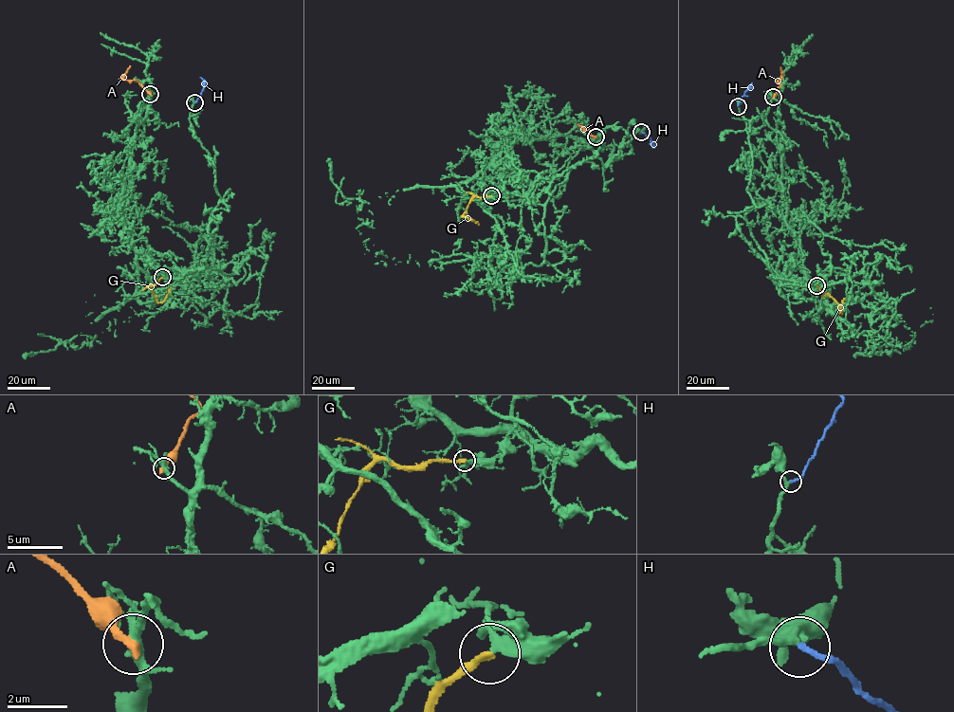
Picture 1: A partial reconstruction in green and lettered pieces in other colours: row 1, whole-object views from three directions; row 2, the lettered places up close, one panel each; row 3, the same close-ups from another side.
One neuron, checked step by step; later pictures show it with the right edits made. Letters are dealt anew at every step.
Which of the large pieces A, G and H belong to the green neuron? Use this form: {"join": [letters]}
{"join": ["H"]}

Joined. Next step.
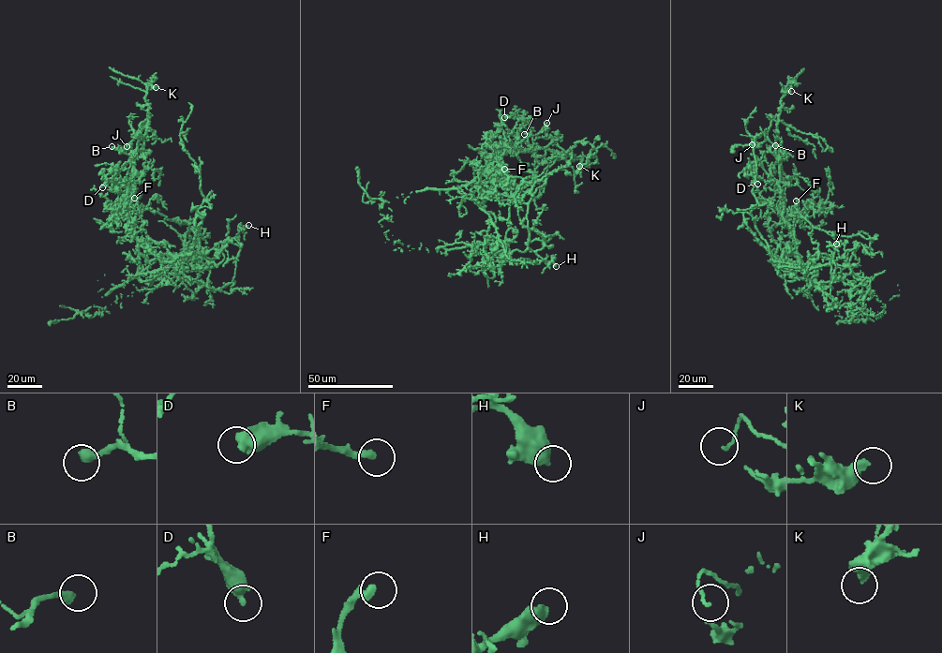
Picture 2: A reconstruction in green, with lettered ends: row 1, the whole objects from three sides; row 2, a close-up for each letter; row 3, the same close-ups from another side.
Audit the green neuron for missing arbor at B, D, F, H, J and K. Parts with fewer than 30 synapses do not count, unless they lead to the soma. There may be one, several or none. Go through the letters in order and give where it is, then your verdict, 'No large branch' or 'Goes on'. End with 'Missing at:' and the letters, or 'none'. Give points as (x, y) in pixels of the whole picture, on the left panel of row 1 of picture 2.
B: Place: (112, 146). Goes on
D: Place: (102, 187). No large branch
F: Place: (134, 198). Goes on
H: Place: (248, 225). No large branch
J: Place: (127, 146). Goes on
K: Place: (156, 87). No large branch
Missing at: B, F, J

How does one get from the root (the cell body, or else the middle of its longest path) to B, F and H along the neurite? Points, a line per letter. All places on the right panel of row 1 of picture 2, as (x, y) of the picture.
B: (812, 286), (799, 262), (792, 233), (783, 217), (779, 162), (775, 152), (772, 154), (769, 150), (775, 145)
F: (812, 286), (799, 262), (793, 238), (796, 200)
H: (812, 286), (799, 262), (801, 260), (803, 266), (800, 260), (789, 264), (809, 270), (829, 263), (836, 244)

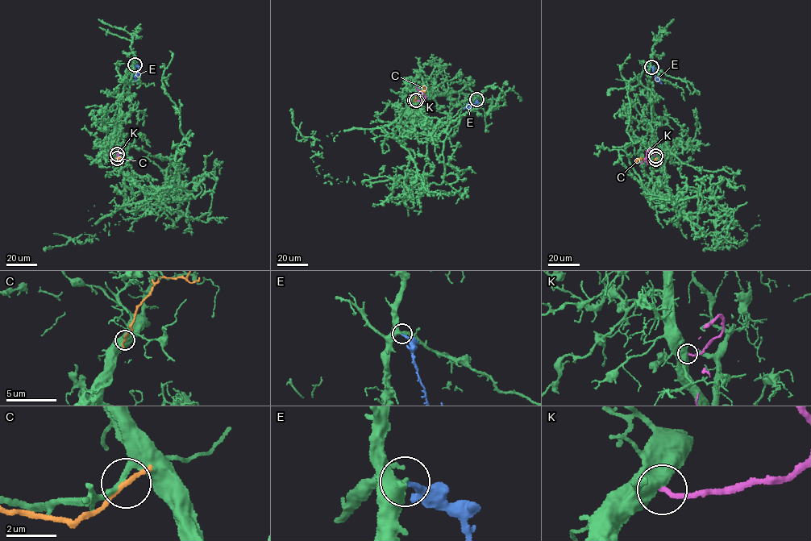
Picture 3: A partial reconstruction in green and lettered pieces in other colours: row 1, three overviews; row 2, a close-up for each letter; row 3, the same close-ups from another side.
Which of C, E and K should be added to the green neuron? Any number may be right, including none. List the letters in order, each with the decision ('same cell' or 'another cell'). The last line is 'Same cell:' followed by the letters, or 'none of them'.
C: another cell
E: same cell
K: another cell
Same cell: E

